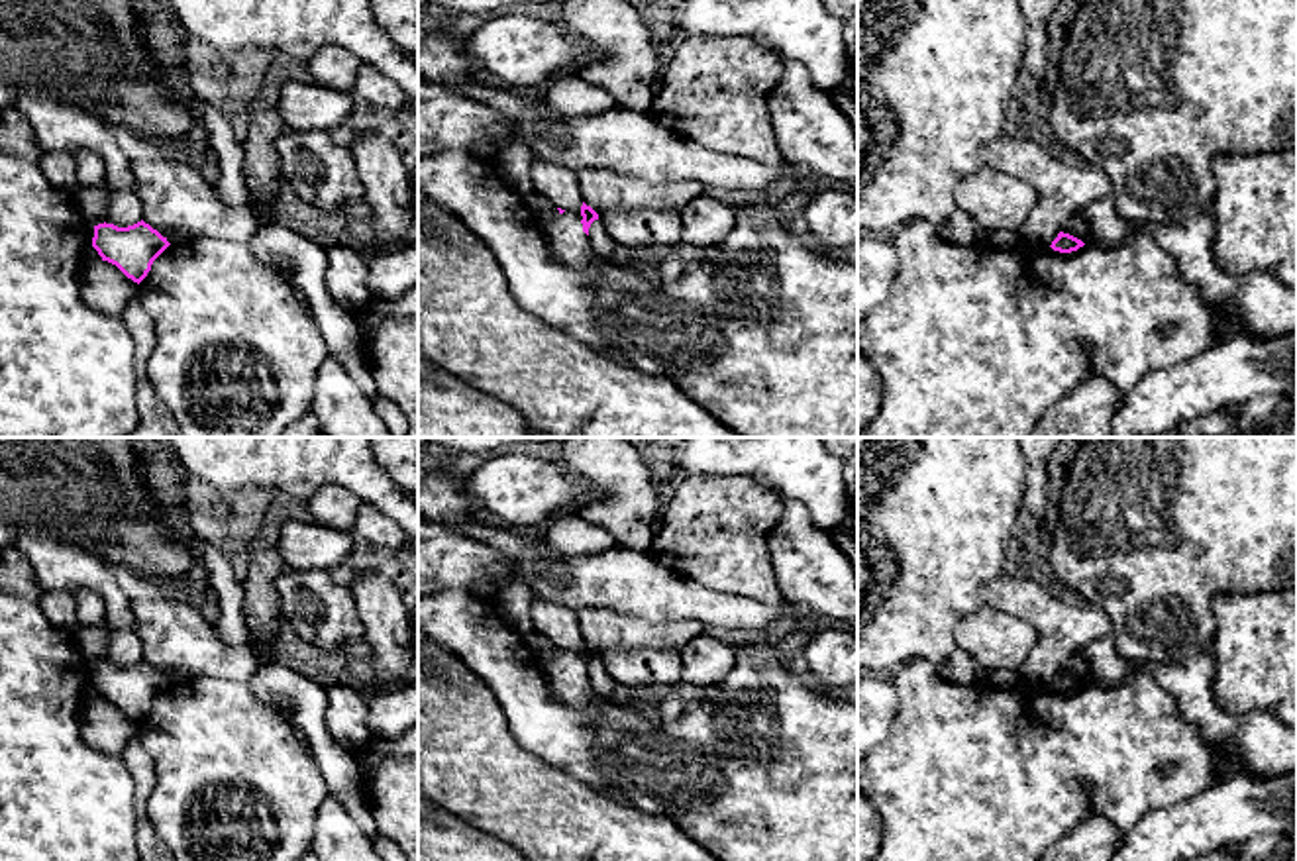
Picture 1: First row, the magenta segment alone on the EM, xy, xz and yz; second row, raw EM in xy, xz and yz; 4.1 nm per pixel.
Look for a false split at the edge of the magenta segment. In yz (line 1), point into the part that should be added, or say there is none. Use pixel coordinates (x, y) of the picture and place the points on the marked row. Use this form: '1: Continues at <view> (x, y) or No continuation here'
1: No continuation here

